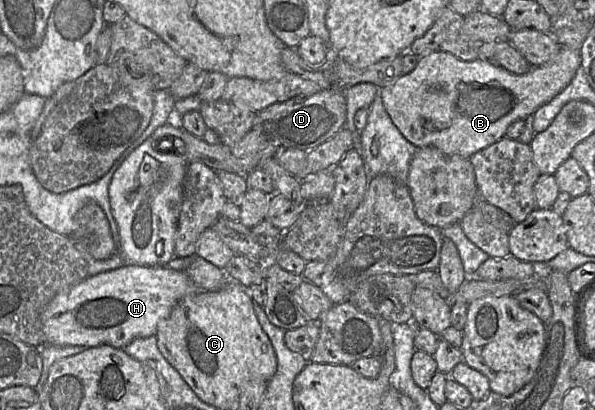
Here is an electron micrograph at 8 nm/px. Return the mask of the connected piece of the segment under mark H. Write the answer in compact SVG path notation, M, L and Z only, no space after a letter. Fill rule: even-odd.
M126 264L121 268L98 273L94 276L89 276L79 284L70 288L67 292L56 295L44 309L41 315L43 332L46 338L46 344L58 346L83 346L86 348L93 348L101 345L110 345L114 348L124 348L136 338L145 338L155 336L158 326L171 313L175 305L184 297L199 291L200 288L196 286L189 276L184 271L175 270L165 266L148 266L148 265L131 265Z

